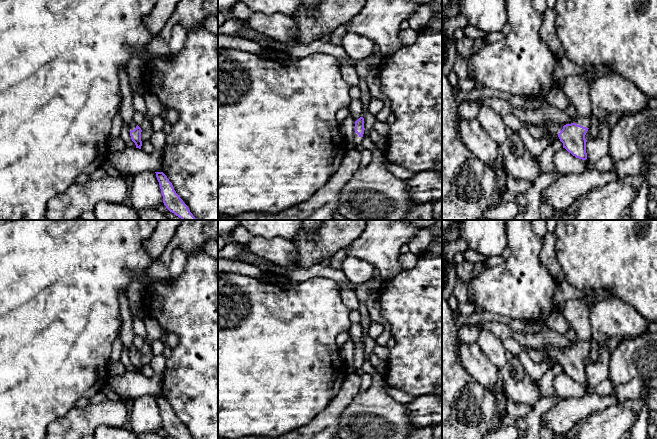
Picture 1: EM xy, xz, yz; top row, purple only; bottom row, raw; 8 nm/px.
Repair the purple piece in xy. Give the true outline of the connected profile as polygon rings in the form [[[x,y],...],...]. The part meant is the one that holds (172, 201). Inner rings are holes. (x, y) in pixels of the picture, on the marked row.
[[[155,172],[166,208],[182,220],[198,220],[174,190],[172,183],[163,172]]]

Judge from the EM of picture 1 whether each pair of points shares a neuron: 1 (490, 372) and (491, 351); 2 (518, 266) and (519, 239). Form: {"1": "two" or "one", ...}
{"1": "two", "2": "one"}

